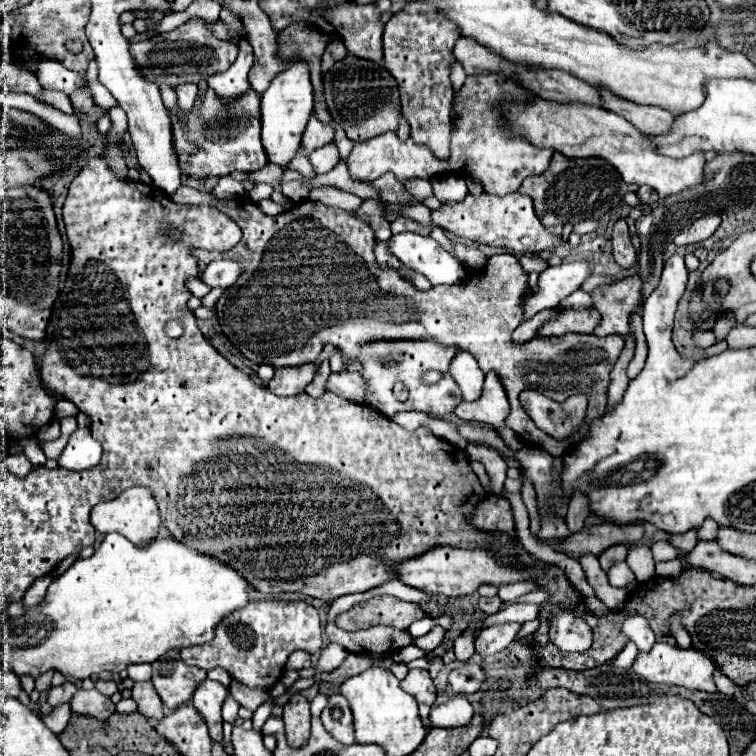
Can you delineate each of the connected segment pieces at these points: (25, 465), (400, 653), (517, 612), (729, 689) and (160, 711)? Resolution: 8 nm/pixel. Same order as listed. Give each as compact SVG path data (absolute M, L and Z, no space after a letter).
M9 454L3 462L15 476L27 476L33 470L33 464L25 458L25 454Z
M415 645L407 646L405 648L402 648L401 650L398 650L397 652L394 652L392 655L392 659L395 662L405 662L409 663L412 660L424 657L428 654L427 651L424 651Z
M513 604L505 610L499 610L497 614L493 616L487 616L487 622L481 625L481 628L477 628L474 632L474 638L476 639L479 632L483 628L494 624L505 624L505 622L517 622L517 624L525 624L529 620L535 620L539 614L539 606L537 604Z
M715 670L713 680L715 680L715 684L717 684L717 688L719 688L721 694L725 694L725 696L733 696L735 694L735 684L727 676L723 676L719 670Z
M135 682L135 686L133 686L131 692L133 692L133 700L137 702L137 710L145 718L161 720L165 716L163 702L161 702L161 698L155 692L155 686L151 682Z

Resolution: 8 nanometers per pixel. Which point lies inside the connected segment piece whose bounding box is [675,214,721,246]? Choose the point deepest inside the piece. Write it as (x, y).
(701, 229)

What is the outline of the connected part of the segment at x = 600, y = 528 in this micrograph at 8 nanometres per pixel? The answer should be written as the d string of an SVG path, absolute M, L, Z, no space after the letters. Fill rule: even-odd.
M601 522L597 526L591 526L587 530L581 530L577 534L571 534L563 544L555 546L557 550L569 554L571 558L581 558L585 554L599 556L607 548L615 544L637 544L645 534L643 524L629 524L629 526L615 526L611 522Z

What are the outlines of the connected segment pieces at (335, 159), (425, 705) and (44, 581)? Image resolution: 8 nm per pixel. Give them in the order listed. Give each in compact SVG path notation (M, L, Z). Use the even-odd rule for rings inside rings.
M327 144L327 146L311 152L309 160L311 160L311 164L313 164L313 168L315 168L317 174L325 174L325 172L329 172L331 168L335 168L341 158L339 158L337 146L335 146L335 144Z
M409 670L407 678L401 682L401 688L415 696L417 704L419 704L419 716L423 720L423 726L429 730L429 710L437 698L437 690L435 690L435 684L429 676L427 670Z
M51 576L39 578L39 580L37 580L29 590L27 590L27 594L25 594L25 598L23 598L23 604L25 604L27 608L35 606L35 604L45 596L45 590L47 590L49 584L51 584Z

